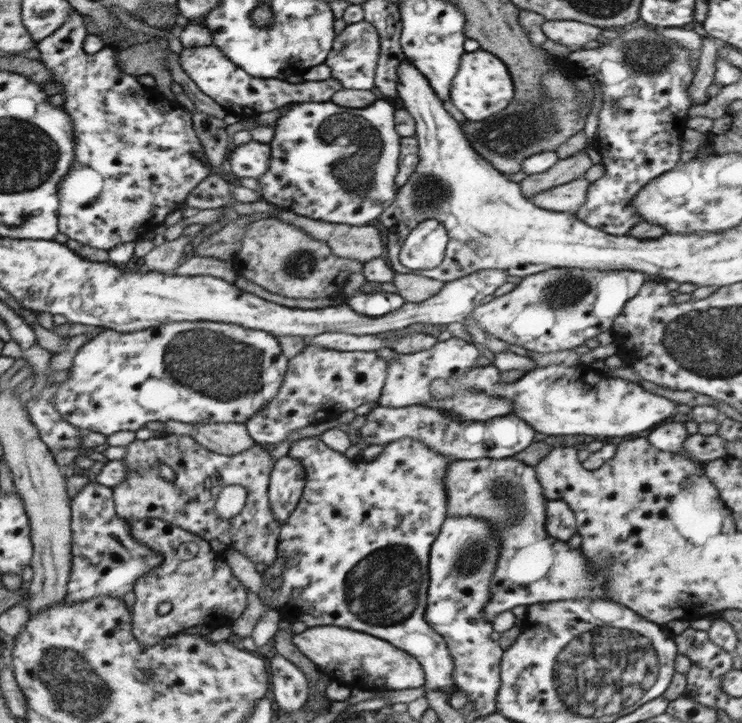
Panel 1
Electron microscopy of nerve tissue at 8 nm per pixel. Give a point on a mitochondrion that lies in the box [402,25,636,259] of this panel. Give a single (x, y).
(510, 137)

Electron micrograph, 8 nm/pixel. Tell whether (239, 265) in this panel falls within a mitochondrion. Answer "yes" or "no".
no

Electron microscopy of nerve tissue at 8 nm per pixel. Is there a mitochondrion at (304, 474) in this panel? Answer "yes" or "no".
no

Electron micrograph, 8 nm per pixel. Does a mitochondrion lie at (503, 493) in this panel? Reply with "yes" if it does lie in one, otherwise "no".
yes

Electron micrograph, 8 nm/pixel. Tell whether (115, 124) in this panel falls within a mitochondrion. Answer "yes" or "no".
yes

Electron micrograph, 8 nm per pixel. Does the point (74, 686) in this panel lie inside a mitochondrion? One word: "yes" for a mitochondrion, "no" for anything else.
yes

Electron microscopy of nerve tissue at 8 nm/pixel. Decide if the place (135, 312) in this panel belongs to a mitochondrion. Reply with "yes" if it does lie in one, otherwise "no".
no

